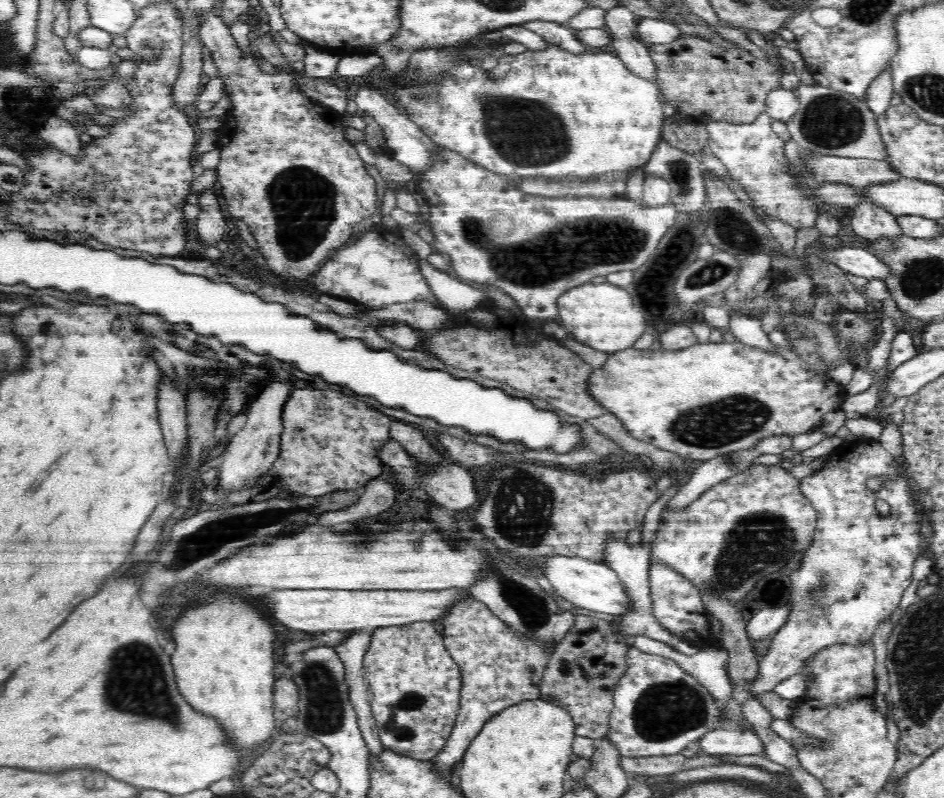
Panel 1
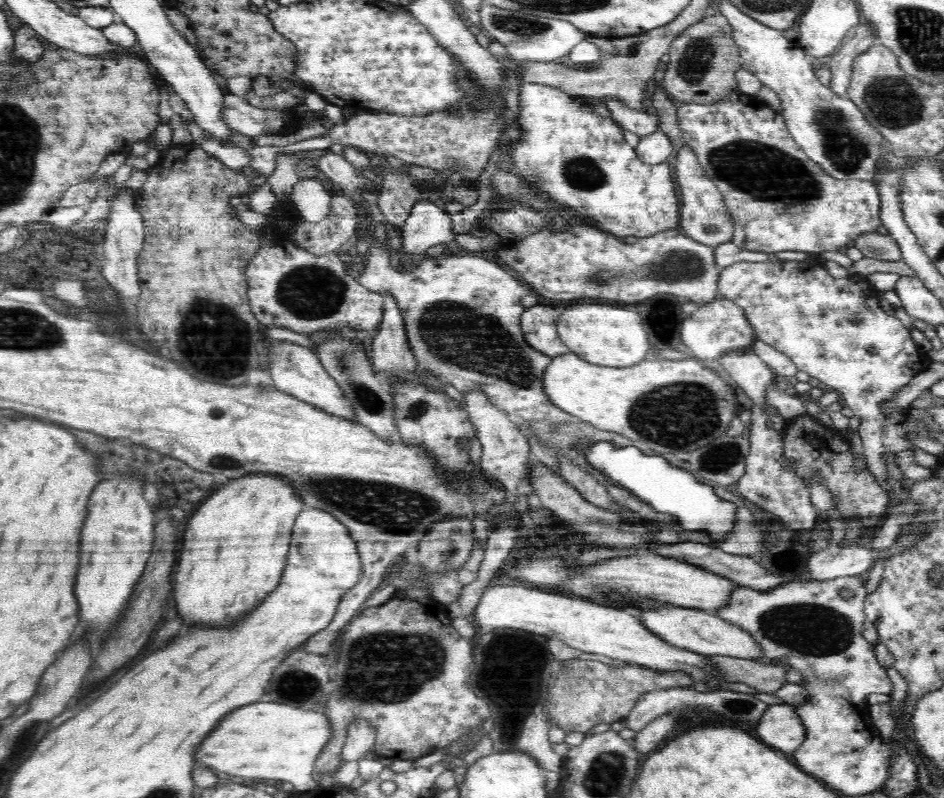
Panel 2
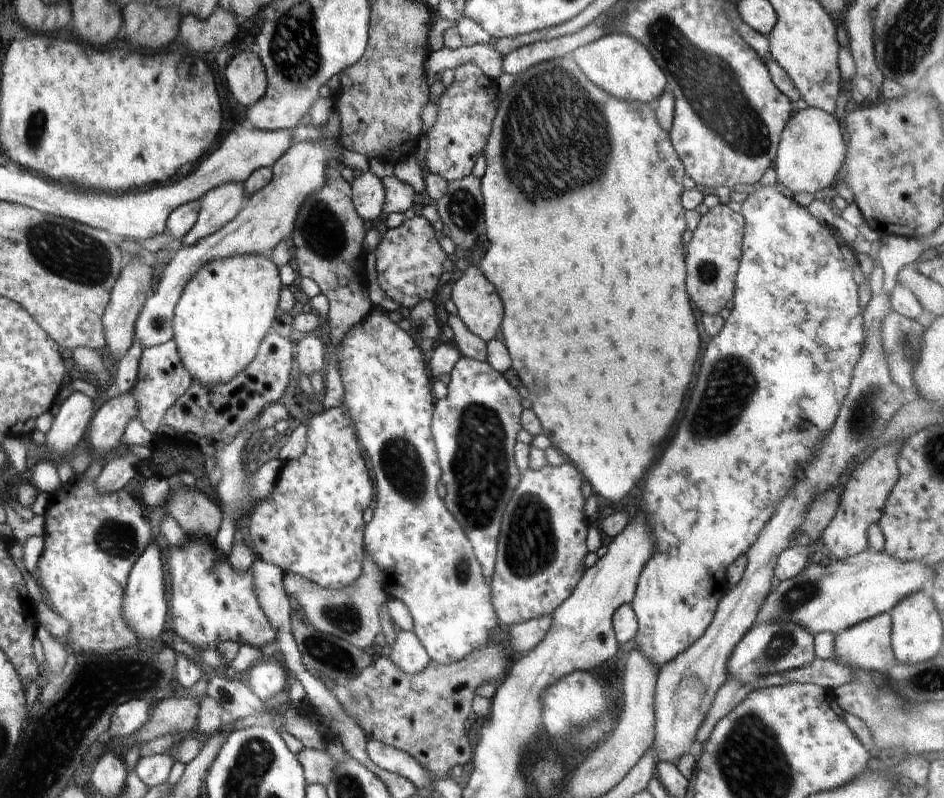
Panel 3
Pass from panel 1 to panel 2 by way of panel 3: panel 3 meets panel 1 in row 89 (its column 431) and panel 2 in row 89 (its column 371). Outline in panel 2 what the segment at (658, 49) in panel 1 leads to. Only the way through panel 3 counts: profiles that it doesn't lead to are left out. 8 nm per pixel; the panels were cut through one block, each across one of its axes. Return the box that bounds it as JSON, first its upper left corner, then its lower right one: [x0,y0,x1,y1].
[662,14,743,104]

